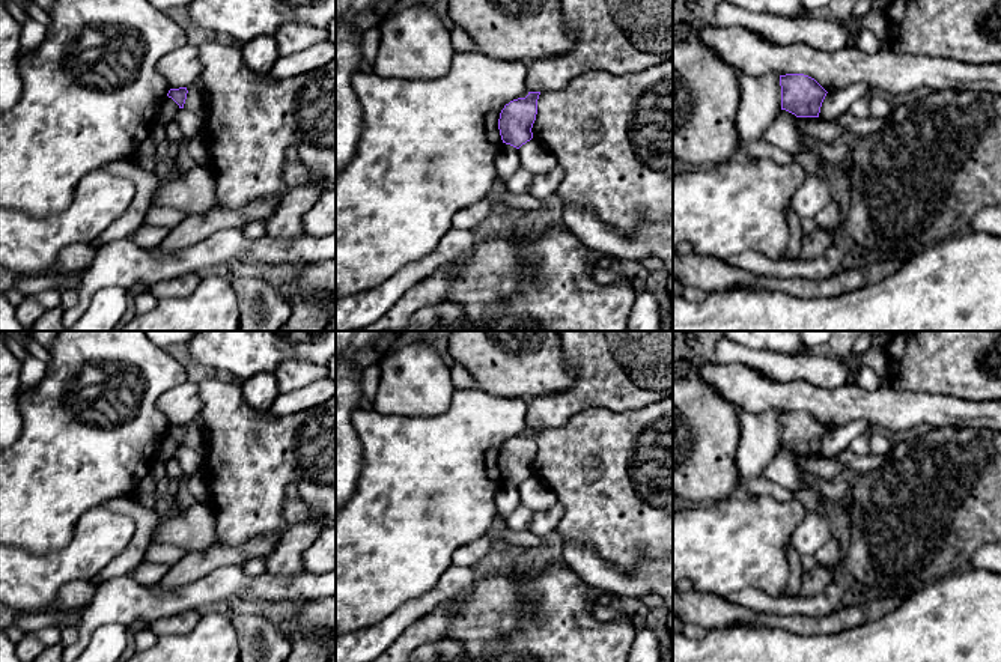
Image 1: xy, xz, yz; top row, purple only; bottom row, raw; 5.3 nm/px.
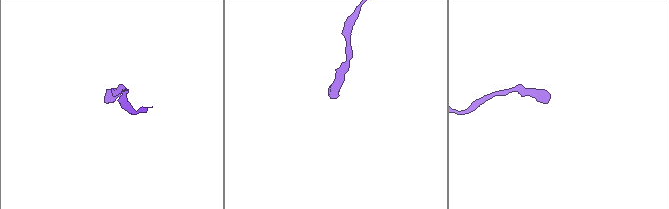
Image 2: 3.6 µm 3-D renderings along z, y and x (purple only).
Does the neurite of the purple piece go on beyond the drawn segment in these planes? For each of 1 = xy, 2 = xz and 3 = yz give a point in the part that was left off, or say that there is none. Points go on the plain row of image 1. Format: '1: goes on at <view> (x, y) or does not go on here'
1: does not go on here
2: does not go on here
3: does not go on here

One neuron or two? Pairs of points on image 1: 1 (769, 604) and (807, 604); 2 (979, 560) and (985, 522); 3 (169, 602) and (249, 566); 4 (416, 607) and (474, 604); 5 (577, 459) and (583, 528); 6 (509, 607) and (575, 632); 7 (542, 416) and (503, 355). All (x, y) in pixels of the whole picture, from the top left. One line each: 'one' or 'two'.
1: one
2: two
3: two
4: two
5: one
6: one
7: two

